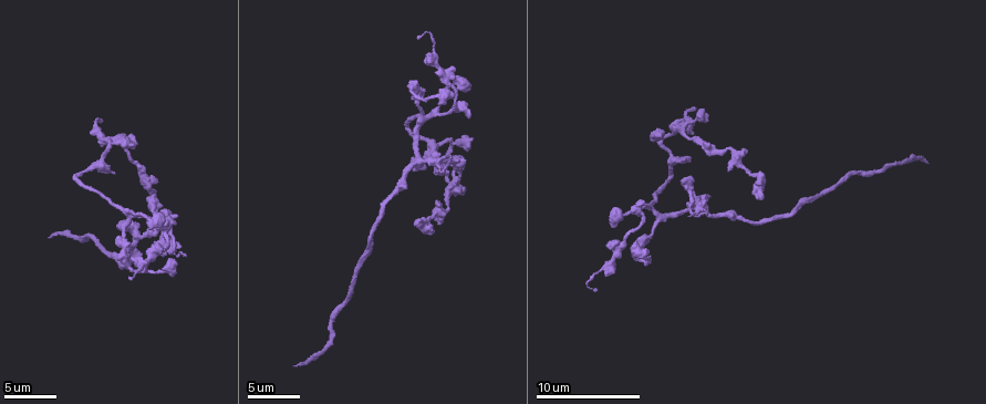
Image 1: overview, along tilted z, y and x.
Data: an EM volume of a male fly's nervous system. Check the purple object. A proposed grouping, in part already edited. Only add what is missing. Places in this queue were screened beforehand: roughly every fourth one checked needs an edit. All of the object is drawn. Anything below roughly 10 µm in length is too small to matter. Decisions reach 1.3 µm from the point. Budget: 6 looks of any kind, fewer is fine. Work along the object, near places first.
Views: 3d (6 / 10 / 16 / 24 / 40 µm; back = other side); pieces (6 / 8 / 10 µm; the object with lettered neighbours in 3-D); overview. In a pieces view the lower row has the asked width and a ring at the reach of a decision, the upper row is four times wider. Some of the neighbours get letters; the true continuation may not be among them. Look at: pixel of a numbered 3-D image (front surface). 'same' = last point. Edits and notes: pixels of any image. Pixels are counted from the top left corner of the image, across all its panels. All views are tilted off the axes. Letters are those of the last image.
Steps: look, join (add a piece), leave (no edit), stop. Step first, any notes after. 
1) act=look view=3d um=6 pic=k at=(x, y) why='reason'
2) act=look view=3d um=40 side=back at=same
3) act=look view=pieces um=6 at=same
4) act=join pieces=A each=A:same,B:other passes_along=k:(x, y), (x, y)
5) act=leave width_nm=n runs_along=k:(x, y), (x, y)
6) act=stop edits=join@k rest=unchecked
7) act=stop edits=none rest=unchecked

act=look view=pieces um=8 pic=1 at=(51, 238) why='long arm stops here'

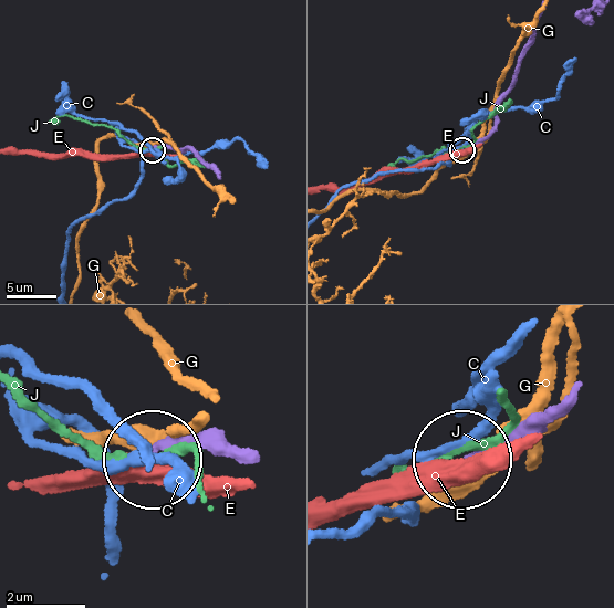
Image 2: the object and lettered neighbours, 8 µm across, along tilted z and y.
act=leave width_nm=170 each=C:other,E:other,G:other,J:other found='none of them fits'

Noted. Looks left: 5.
act=look view=pieces um=10 pic=1 at=(113, 174) why='free end'

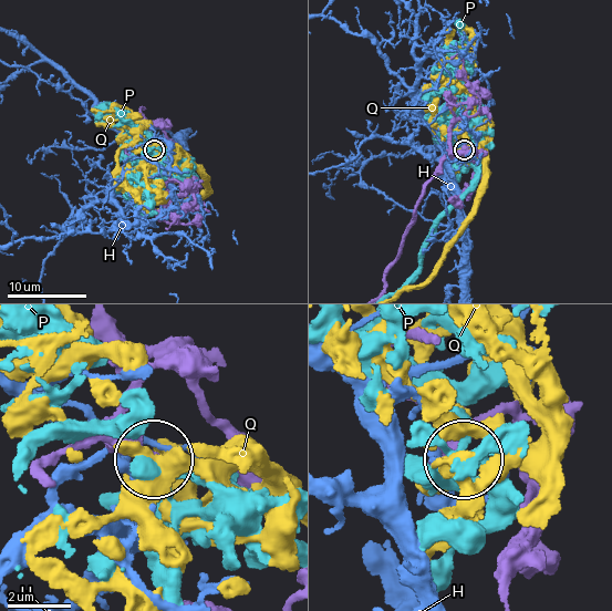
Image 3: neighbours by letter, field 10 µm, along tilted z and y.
act=leave each=H:other,P:other,Q:other found='no lettered piece goes on from it'

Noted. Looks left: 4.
act=look view=3d um=10 pic=1 at=(760, 198) why='branch stops here'

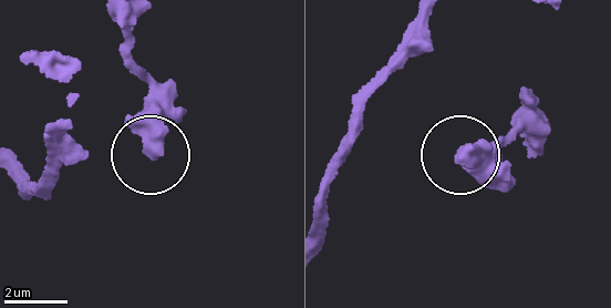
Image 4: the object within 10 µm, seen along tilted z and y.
act=look view=pieces um=10 pic=4 at=(462, 159) why='see the neighbours'

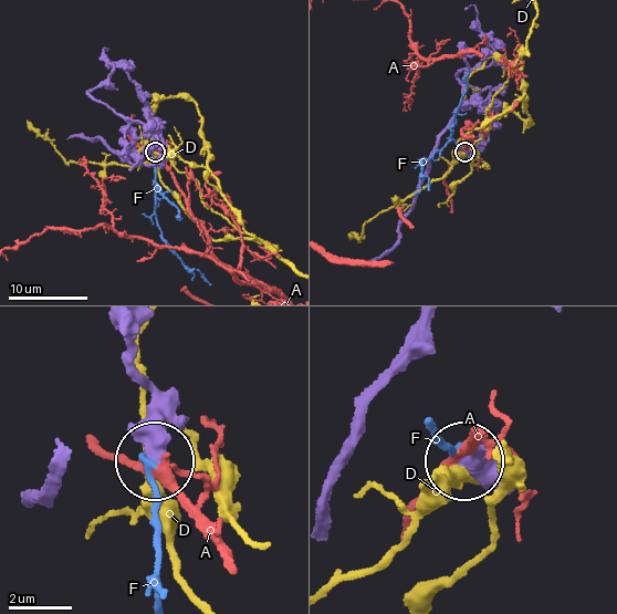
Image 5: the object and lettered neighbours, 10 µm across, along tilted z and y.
act=leave each=A:other,D:other,F:other found='no lettered piece goes on from it'

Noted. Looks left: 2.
act=stop edits=none rest=unchecked

